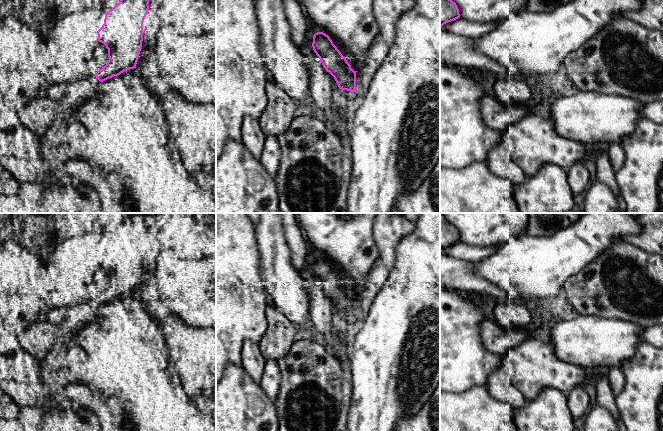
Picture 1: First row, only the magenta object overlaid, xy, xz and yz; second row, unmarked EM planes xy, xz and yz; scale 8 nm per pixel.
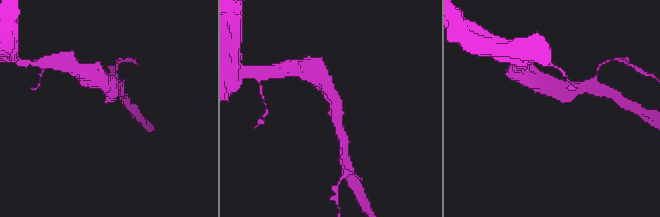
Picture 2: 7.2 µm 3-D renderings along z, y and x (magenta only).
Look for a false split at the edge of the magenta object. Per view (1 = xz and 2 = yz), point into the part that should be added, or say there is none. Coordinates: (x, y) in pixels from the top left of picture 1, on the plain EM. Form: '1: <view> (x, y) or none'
1: none
2: none

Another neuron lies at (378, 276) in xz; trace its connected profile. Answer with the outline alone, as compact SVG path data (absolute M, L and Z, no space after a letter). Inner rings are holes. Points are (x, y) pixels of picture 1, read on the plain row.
M380 262L373 266L372 270L364 281L363 286L357 293L357 309L362 315L367 314L373 300L381 288L385 285L389 277L390 271Z

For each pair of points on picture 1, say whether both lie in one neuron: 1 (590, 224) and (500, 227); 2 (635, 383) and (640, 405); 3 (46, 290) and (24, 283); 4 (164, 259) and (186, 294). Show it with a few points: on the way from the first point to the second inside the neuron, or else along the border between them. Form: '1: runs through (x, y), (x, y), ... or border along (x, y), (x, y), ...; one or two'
1: border along (524, 231), (515, 237), (509, 238), (504, 243); two
2: runs through (640, 388), (640, 400); one
3: border along (44, 267), (44, 276), (38, 288), (42, 307); two
4: runs through (170, 268), (175, 274), (175, 278), (182, 285); one

